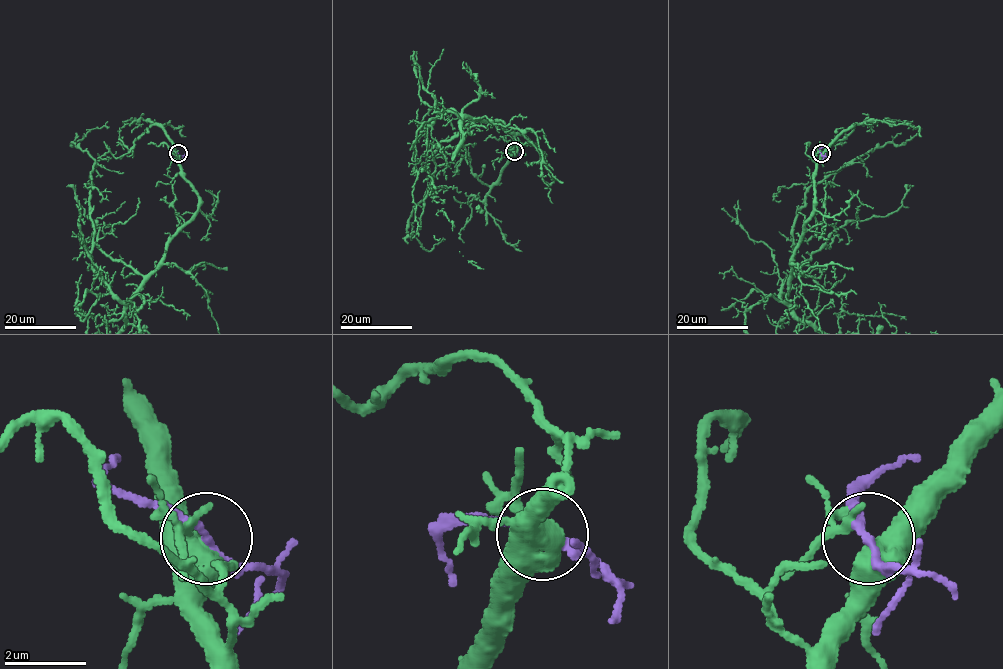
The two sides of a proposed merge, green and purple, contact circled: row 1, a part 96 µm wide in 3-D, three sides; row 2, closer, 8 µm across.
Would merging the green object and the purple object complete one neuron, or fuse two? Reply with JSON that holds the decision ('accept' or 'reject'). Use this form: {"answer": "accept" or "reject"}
{"answer": "reject"}

